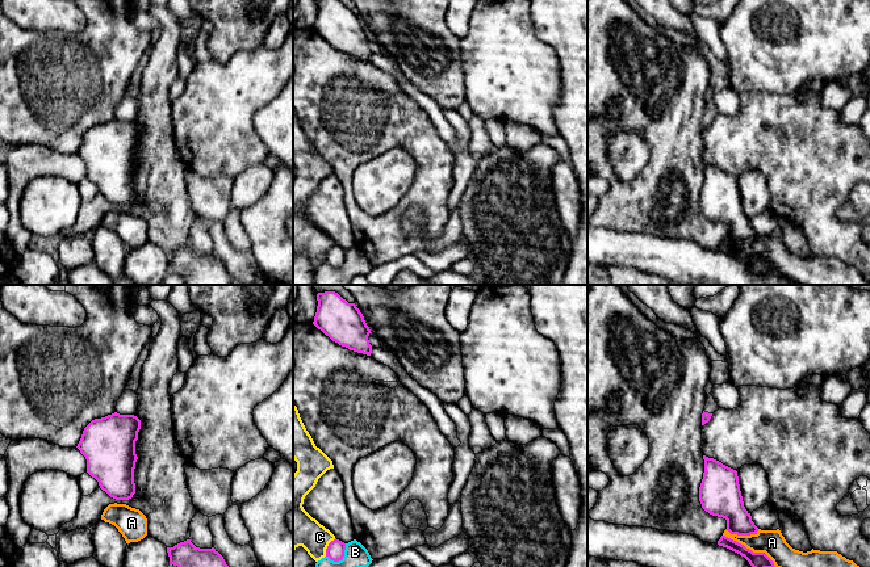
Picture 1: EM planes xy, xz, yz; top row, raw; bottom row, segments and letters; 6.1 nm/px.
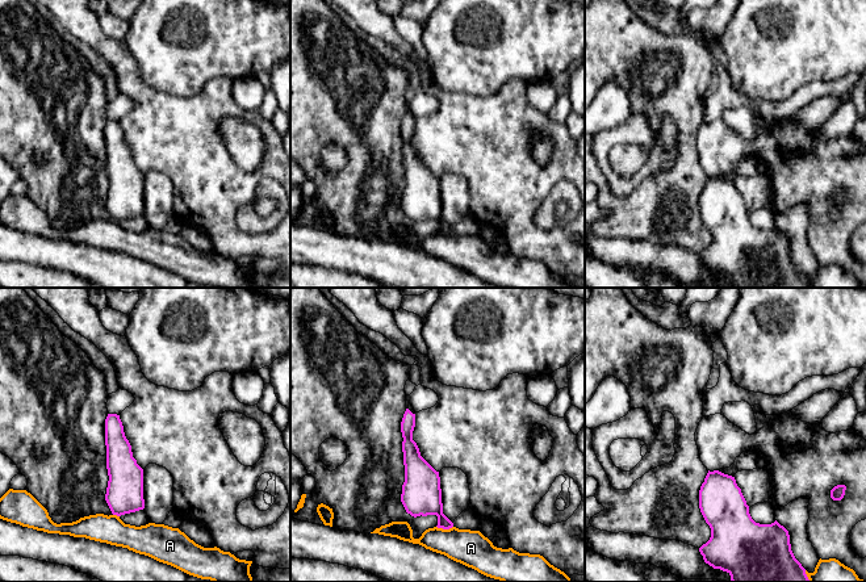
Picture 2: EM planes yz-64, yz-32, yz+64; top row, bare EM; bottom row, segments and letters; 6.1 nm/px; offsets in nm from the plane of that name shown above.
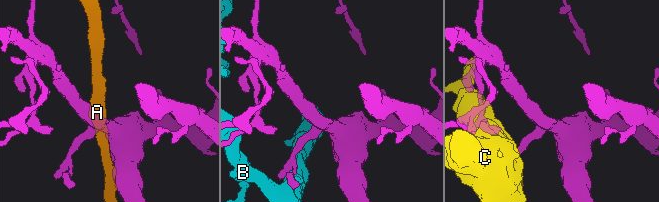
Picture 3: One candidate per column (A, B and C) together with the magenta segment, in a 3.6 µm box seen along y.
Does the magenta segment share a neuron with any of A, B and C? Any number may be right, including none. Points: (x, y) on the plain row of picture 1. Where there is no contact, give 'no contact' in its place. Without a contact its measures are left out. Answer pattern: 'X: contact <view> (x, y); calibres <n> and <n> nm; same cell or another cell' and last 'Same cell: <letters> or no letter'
A: contact yz (755, 259); calibres 110 and 160 nm; another cell
B: contact xz (341, 265); calibres 110 and 200 nm; another cell
C: contact xz (327, 252); calibres 110 and 240 nm; another cell
Same cell: no letter

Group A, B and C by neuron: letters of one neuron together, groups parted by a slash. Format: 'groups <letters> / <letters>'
groups A / B / C

